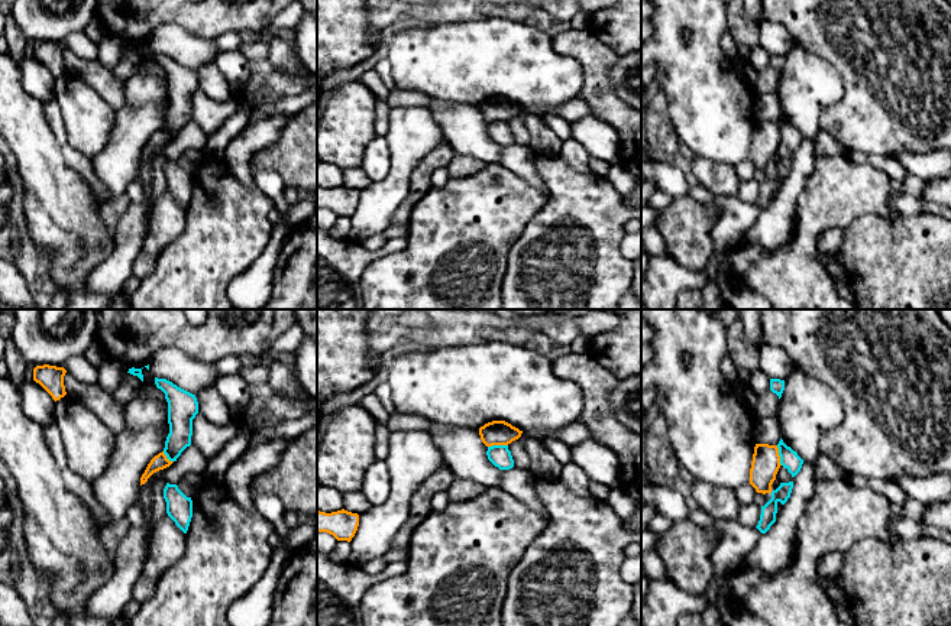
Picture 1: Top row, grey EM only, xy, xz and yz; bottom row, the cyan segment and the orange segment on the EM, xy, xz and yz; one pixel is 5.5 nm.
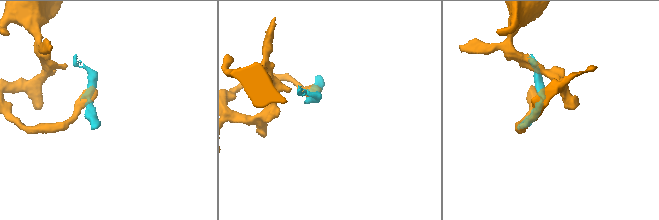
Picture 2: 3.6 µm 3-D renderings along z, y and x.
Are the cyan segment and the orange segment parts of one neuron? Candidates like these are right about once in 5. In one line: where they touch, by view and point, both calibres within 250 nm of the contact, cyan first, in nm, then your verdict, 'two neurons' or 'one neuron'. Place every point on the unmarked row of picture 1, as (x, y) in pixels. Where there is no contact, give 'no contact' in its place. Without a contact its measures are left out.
contact xz (497, 122); calibres 120 and 140 nm; two neurons

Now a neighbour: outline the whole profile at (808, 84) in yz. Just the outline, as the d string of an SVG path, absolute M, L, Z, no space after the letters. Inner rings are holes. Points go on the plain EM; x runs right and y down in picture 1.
M796 45L785 56L777 95L783 119L812 139L819 132L822 111L841 101L844 85L828 61Z

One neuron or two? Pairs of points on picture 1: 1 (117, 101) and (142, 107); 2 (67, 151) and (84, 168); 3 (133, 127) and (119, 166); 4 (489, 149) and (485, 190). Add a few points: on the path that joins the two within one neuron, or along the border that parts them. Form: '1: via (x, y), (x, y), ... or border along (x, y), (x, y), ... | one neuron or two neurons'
1: border along (125, 83), (126, 101), (116, 112) | two neurons
2: via (71, 155), (80, 164) | one neuron
3: via (128, 138), (120, 156) | one neuron
4: border along (498, 162), (485, 165) | two neurons

